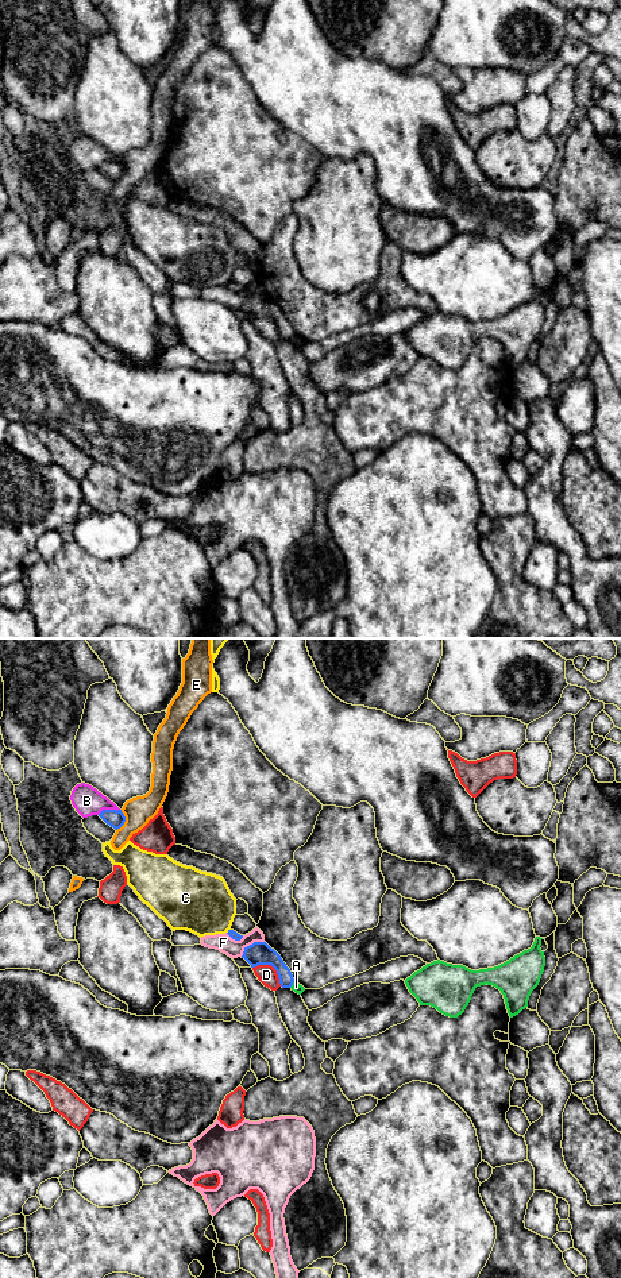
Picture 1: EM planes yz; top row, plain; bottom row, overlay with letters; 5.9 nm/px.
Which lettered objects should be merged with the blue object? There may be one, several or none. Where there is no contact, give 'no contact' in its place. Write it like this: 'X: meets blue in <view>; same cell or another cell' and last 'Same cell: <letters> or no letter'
A: meets blue in yz; another cell
B: meets blue in yz; another cell
C: meets blue in yz; another cell
D: meets blue in yz; another cell
E: meets blue in yz; another cell
F: meets blue in yz; another cell
Same cell: no letter

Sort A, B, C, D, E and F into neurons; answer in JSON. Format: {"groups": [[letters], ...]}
{"groups": [["A"], ["B"], ["C"], ["D"], ["E"], ["F"]]}

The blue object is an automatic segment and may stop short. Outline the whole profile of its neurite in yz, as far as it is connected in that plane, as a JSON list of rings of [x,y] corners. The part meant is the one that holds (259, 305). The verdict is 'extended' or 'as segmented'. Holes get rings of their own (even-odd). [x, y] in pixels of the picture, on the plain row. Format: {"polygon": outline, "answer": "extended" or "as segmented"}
{"polygon": [[[254,294],[244,300],[242,310],[244,310],[251,320],[258,317],[271,317],[277,323],[282,340],[290,340],[294,335],[290,321],[286,318],[281,308],[266,294]]], "answer": "as segmented"}

